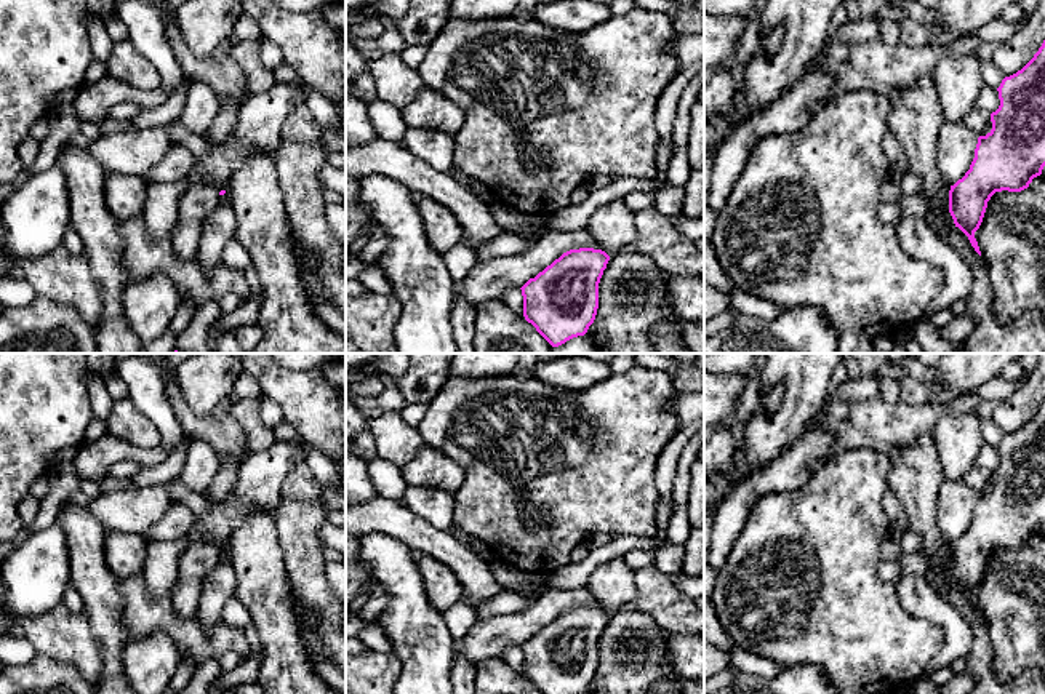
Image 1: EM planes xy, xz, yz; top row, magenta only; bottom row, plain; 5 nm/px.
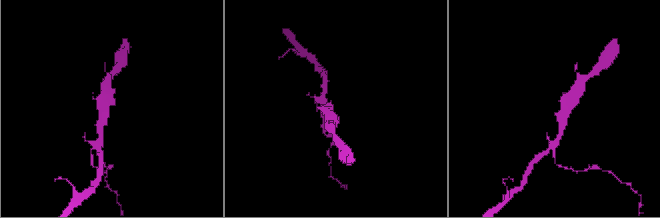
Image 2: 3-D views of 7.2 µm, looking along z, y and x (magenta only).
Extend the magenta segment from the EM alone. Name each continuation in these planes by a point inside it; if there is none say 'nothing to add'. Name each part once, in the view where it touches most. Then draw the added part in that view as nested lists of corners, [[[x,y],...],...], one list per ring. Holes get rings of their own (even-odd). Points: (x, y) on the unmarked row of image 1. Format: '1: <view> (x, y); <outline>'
nothing to add

